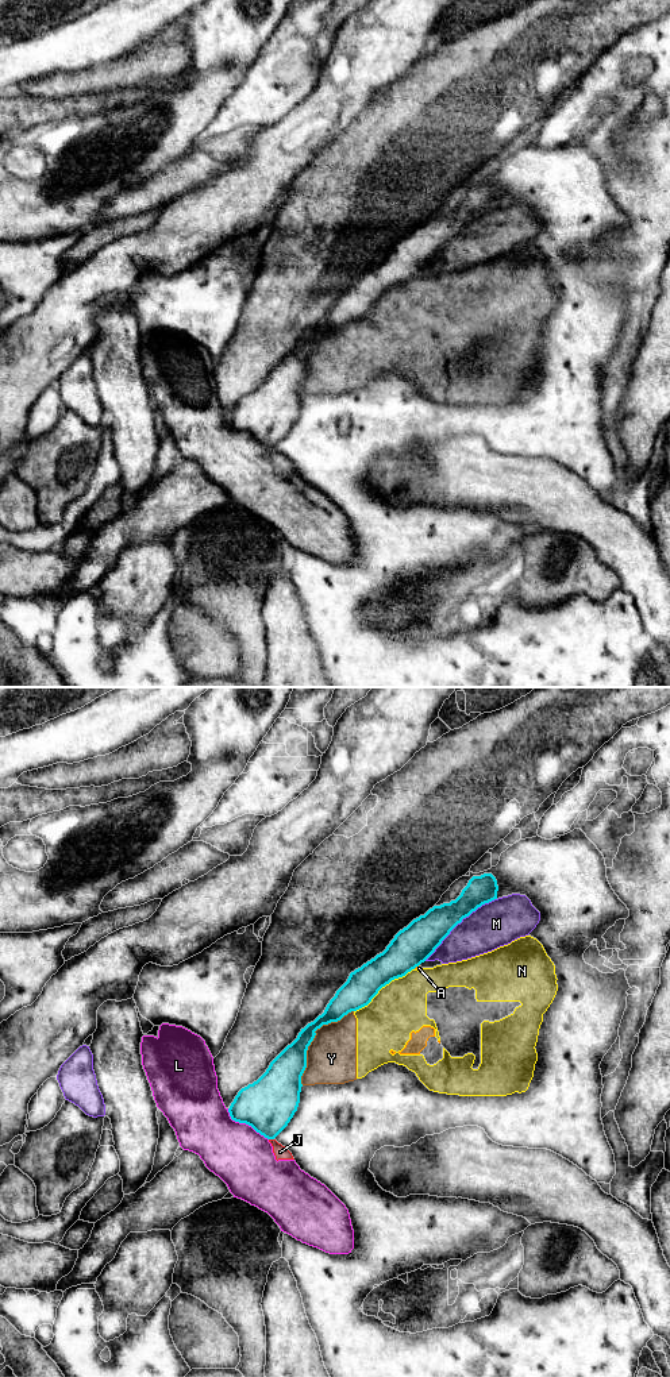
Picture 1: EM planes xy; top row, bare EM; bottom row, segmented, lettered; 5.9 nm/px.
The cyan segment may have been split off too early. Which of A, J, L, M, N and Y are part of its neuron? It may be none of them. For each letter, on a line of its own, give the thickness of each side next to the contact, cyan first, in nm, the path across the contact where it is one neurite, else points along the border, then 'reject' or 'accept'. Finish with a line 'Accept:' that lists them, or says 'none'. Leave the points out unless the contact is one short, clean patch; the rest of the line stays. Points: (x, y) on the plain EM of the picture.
A: 240/30 nm | along xy (419, 273), (414, 277) | reject
J: 320/80 nm | along xy (269, 447), (273, 448) | reject
L: 320/360 nm | reject
M: 220/280 nm | reject
N: 220/320 nm | reject
Y: 200/300 nm | reject
Accept: none

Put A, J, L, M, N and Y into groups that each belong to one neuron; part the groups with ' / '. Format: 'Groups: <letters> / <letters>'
Groups: A N Y / J L / M

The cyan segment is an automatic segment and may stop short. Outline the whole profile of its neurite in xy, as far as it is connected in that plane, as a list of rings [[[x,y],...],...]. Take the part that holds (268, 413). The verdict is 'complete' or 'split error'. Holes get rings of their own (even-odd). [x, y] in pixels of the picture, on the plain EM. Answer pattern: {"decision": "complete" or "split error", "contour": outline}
{"decision": "complete", "contour": [[[492,182],[473,185],[455,209],[434,215],[400,239],[382,262],[350,282],[324,321],[301,338],[266,381],[238,401],[228,417],[231,428],[274,448],[297,420],[307,359],[315,340],[367,315],[382,296],[424,271],[463,227],[497,208],[497,200]]]}

